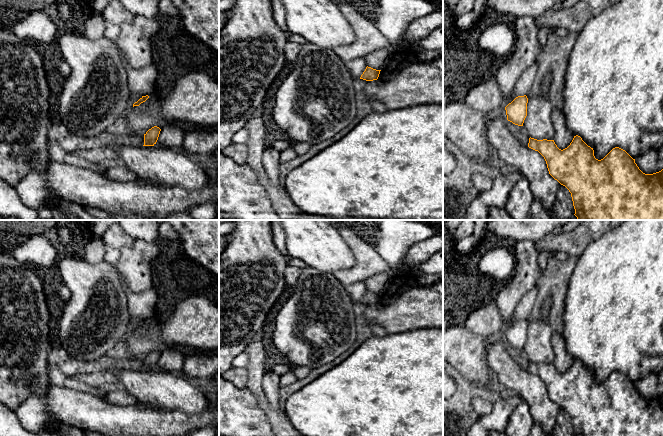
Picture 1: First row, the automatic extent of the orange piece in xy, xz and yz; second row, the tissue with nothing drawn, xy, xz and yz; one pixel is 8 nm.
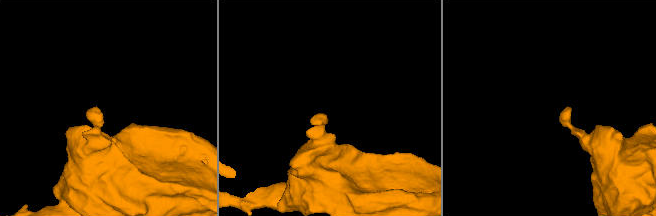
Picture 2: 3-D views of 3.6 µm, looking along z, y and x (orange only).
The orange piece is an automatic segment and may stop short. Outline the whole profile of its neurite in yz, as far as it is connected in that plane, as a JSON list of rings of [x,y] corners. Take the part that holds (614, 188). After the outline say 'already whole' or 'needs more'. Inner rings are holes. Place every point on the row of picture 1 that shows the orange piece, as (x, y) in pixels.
[[[578,135],[574,136],[570,145],[563,150],[557,147],[554,140],[537,140],[531,137],[529,138],[528,147],[538,151],[544,157],[549,174],[569,190],[575,209],[574,215],[577,217],[577,220],[663,220],[663,169],[653,174],[645,174],[639,169],[635,159],[619,147],[613,148],[603,159],[598,160],[594,156],[593,148],[588,146]]]; already whole

